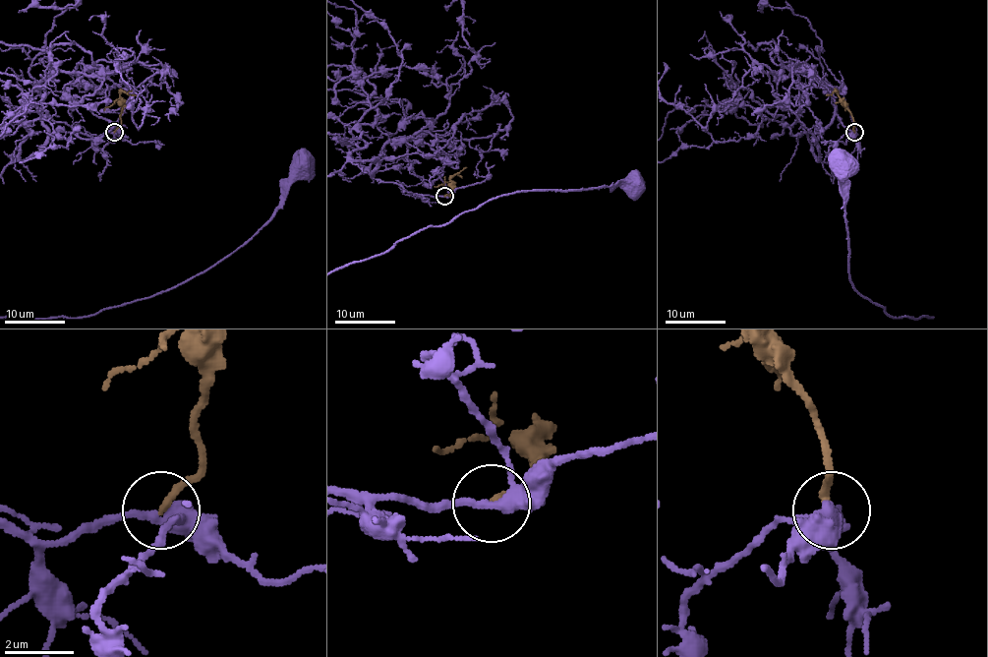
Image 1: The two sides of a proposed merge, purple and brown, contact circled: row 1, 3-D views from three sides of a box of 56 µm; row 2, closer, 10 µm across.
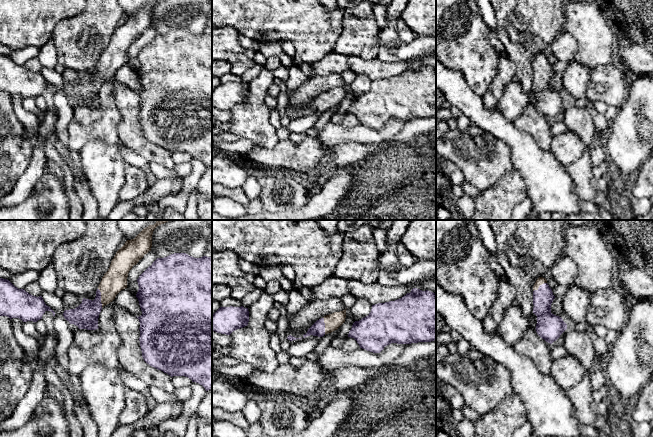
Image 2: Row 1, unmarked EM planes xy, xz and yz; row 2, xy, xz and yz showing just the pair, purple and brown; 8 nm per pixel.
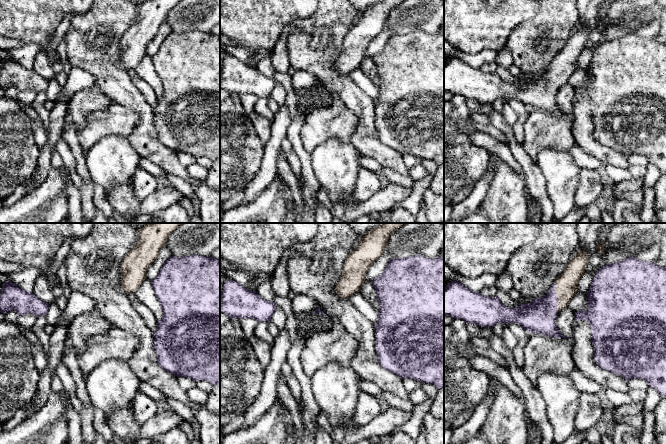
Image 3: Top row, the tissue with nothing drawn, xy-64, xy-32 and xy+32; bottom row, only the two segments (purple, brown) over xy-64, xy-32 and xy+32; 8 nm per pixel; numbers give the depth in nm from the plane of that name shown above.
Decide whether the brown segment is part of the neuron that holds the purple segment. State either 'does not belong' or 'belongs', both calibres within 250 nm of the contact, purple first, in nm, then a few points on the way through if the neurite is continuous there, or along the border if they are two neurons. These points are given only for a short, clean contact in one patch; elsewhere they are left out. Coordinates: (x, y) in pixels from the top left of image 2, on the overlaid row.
belongs; 200 nm thick on the purple side, 190 nm on the other

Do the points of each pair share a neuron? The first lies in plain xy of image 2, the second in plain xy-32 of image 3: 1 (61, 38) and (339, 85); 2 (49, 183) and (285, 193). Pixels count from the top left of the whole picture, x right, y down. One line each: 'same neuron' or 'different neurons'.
1: same neuron
2: same neuron

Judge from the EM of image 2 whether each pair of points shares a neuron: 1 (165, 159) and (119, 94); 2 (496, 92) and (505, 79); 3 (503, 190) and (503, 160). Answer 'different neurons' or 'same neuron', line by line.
1: same neuron
2: same neuron
3: different neurons

